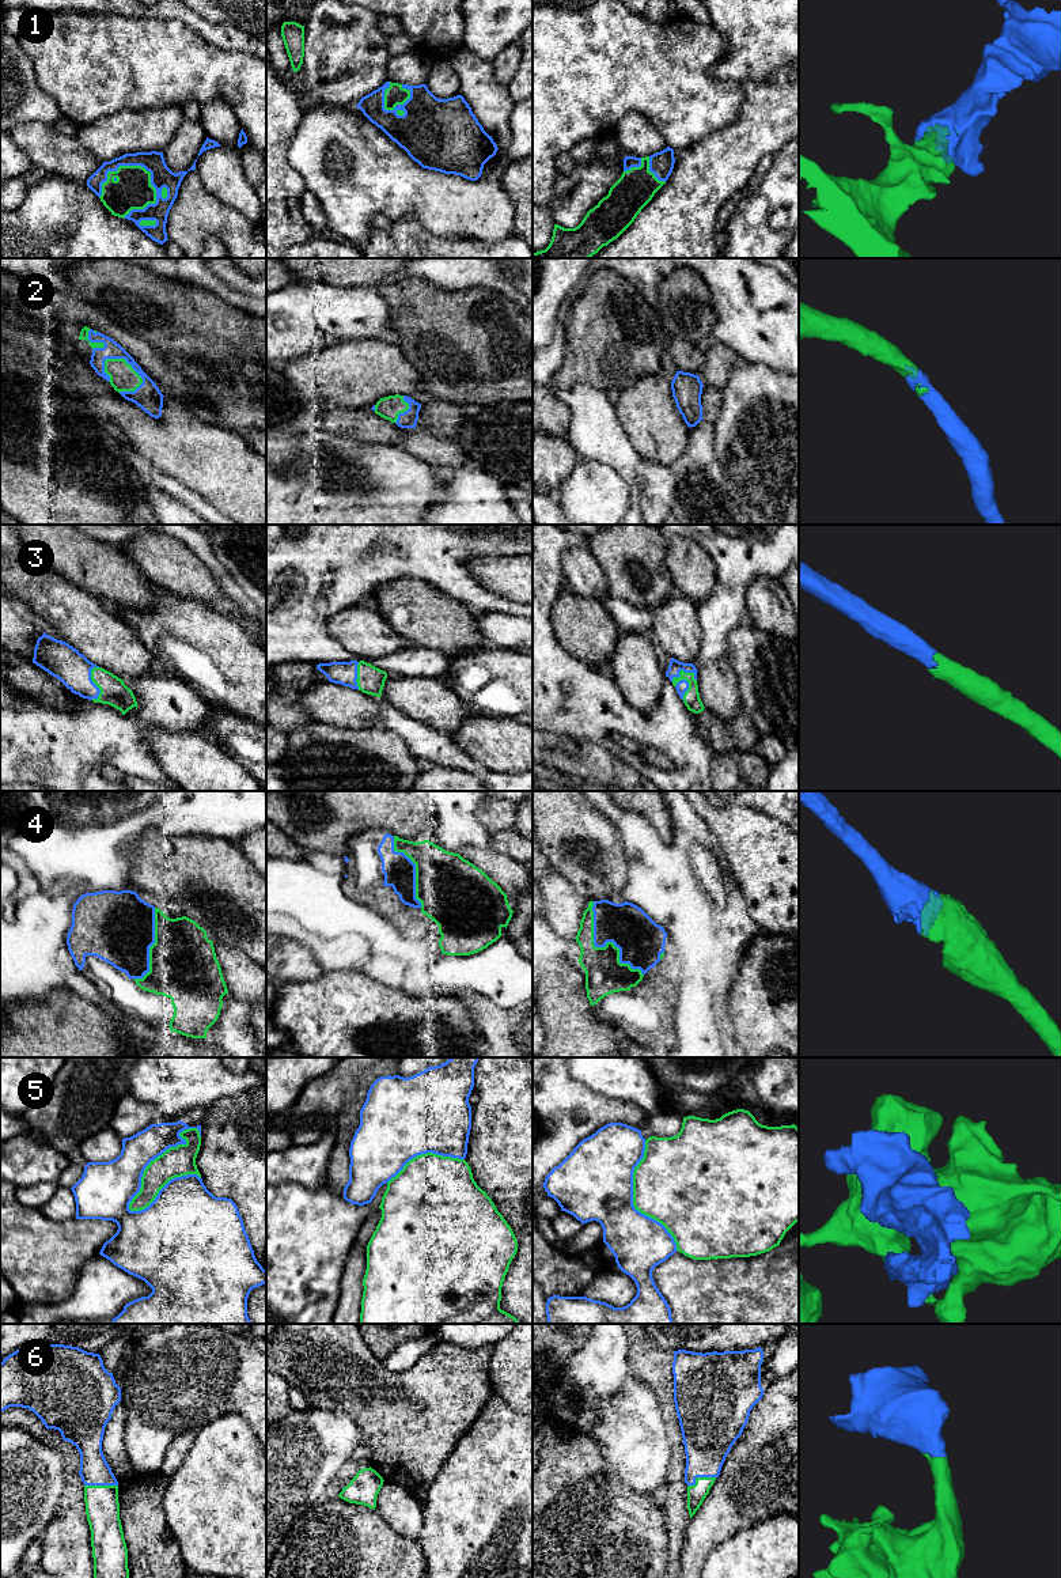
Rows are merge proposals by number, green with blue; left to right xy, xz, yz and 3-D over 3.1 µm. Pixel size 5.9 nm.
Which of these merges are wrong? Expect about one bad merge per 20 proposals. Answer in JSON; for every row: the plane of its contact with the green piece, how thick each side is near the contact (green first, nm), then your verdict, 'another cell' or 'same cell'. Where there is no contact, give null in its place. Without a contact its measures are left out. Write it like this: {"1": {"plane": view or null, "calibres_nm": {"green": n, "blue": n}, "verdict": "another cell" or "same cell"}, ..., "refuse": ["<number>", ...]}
{"1": {"plane": "xy", "calibres_nm": {"green": 220, "blue": 130}, "verdict": "same cell"}, "2": {"plane": "xy", "calibres_nm": {"green": 160, "blue": 160}, "verdict": "same cell"}, "3": {"plane": "xy", "calibres_nm": {"green": 160, "blue": 200}, "verdict": "same cell"}, "4": {"plane": "yz", "calibres_nm": {"green": 240, "blue": 280}, "verdict": "same cell"}, "5": {"plane": "xy", "calibres_nm": {"green": 180, "blue": 260}, "verdict": "same cell"}, "6": {"plane": "xy", "calibres_nm": {"green": 200, "blue": 180}, "verdict": "same cell"}, "refuse": []}

